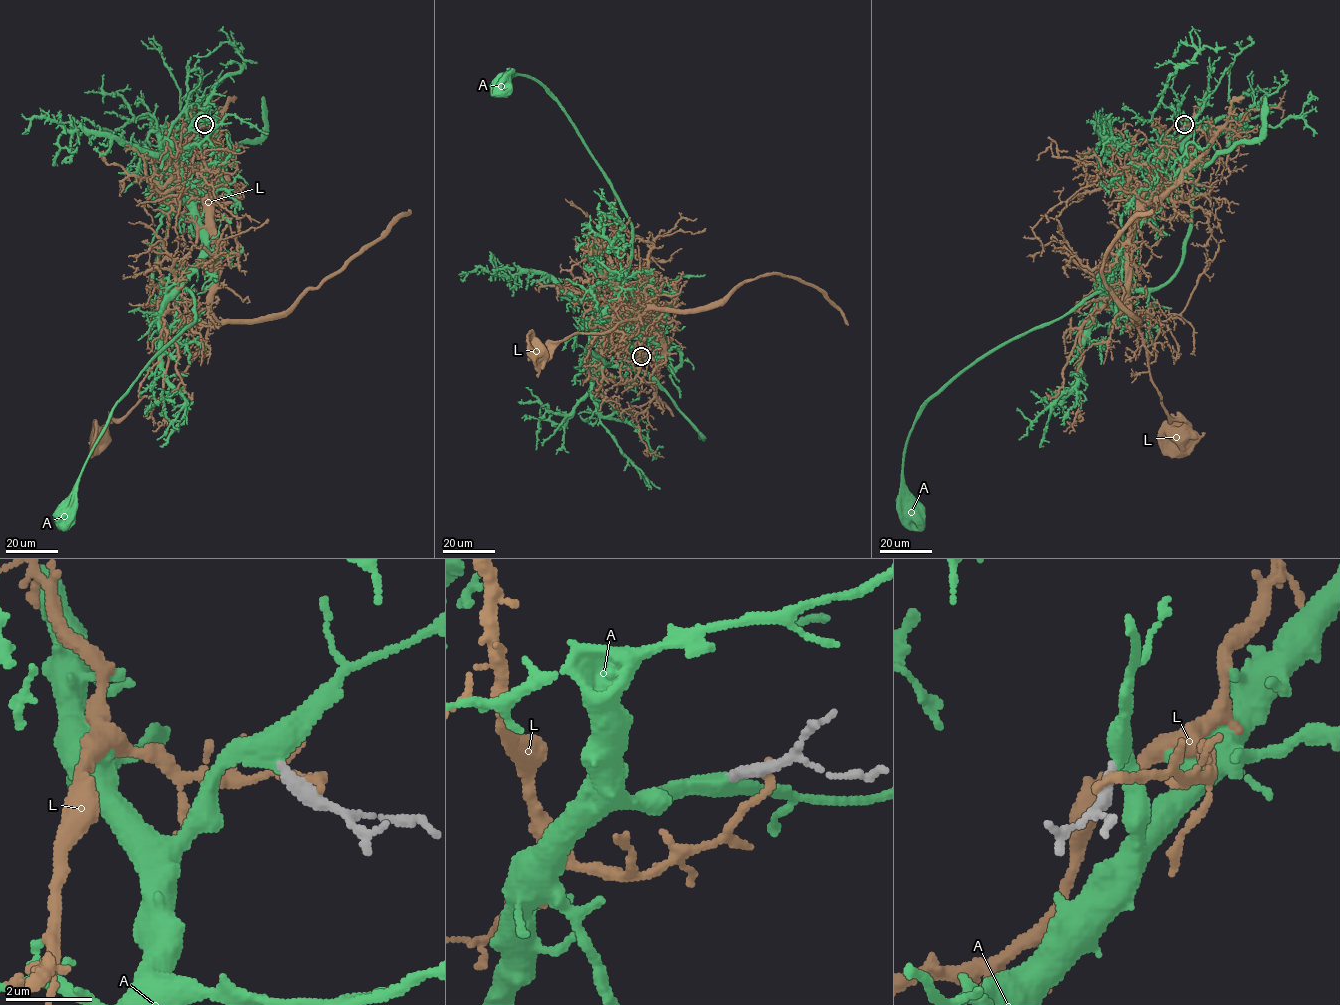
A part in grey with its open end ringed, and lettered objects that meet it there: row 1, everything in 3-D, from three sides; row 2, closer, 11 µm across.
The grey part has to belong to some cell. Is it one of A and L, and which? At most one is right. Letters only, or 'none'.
A

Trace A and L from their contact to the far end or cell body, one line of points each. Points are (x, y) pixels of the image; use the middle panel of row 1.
A: (641, 356), (614, 329), (605, 364), (592, 351), (630, 259), (632, 225), (610, 181), (535, 79), (505, 87)
L: (643, 356), (630, 360), (617, 331), (650, 301), (637, 318), (602, 333), (573, 333), (546, 356), (533, 349)

